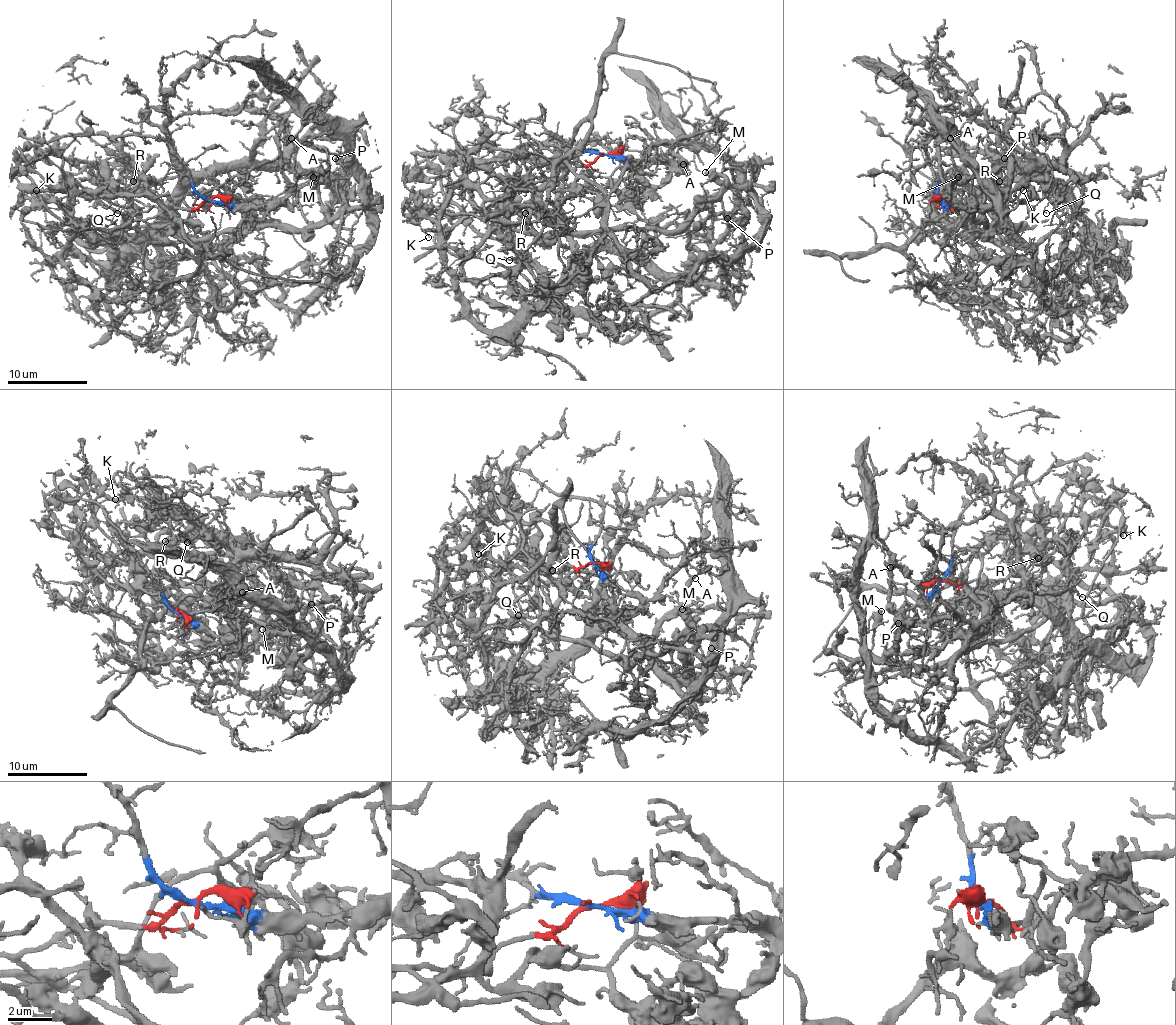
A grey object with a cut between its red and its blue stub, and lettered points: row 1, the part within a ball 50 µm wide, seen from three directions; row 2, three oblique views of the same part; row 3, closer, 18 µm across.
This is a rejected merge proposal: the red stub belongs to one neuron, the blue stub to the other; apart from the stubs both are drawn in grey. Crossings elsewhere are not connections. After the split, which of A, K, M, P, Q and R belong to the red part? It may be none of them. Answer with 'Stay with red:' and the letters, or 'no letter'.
Stay with red: K, M, P, Q, R

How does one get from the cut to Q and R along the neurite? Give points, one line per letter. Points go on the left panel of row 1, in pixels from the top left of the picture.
Q: (210, 201), (127, 223), (111, 185), (117, 189), (105, 183), (117, 165), (131, 171), (135, 187), (117, 213)
R: (210, 201), (127, 223), (113, 199), (113, 183), (117, 189), (105, 183), (105, 173), (127, 157), (133, 181)

